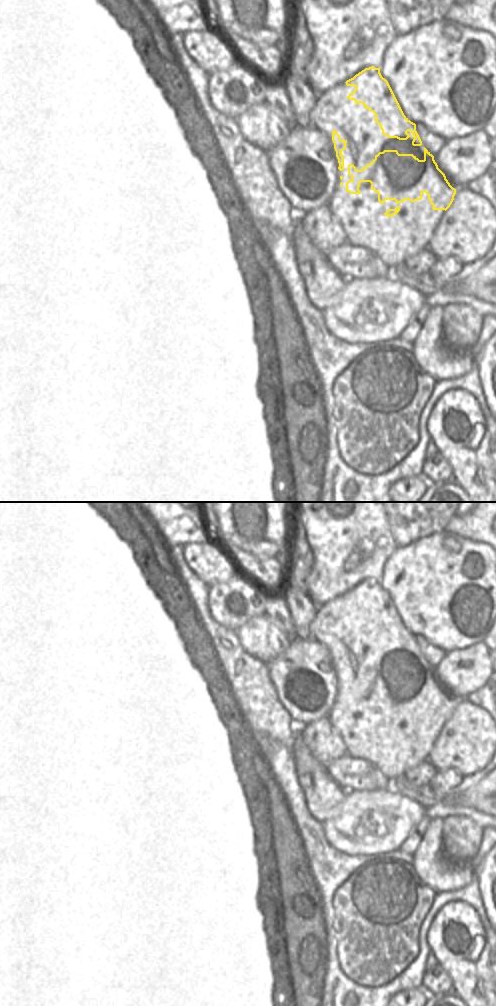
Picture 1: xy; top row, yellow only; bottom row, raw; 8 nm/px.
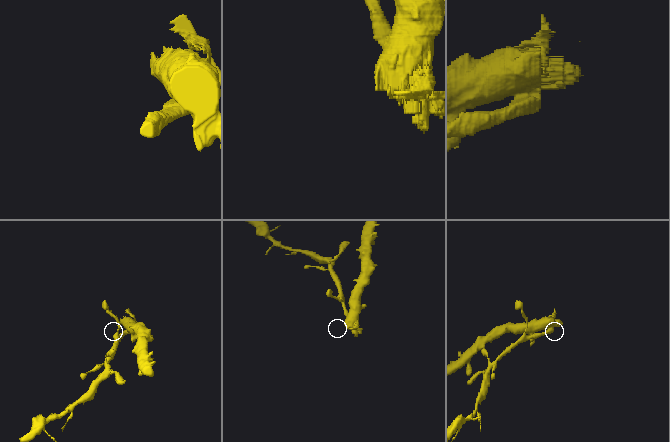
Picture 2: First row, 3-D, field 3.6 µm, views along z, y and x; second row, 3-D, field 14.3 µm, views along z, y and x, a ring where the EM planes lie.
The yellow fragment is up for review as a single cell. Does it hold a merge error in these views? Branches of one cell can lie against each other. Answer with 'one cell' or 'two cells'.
two cells

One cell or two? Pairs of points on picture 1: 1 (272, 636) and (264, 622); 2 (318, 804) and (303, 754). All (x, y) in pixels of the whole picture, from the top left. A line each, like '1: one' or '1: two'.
1: one
2: one

